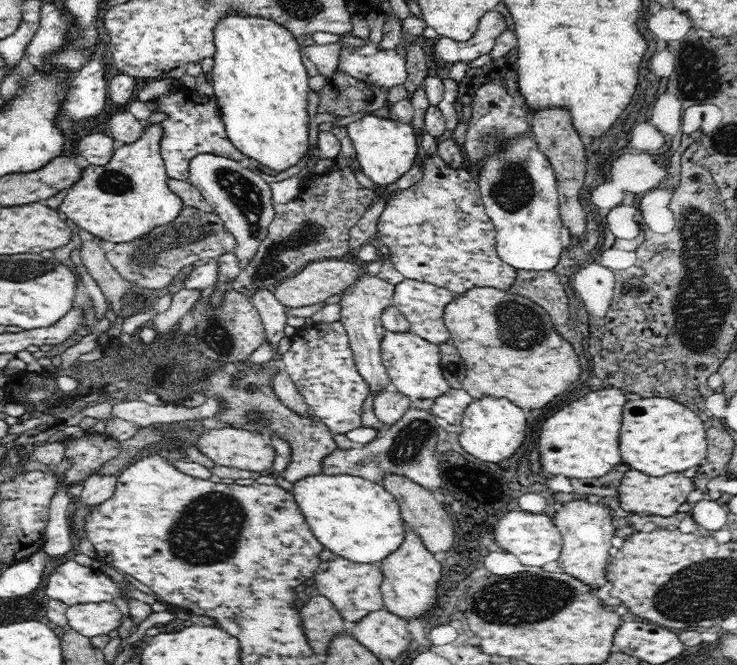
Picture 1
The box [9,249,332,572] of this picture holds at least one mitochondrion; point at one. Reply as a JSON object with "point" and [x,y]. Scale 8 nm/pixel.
{"point":[208,530]}

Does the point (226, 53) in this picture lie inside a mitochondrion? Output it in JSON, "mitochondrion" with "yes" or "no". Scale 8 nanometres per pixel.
{"mitochondrion":"no"}

